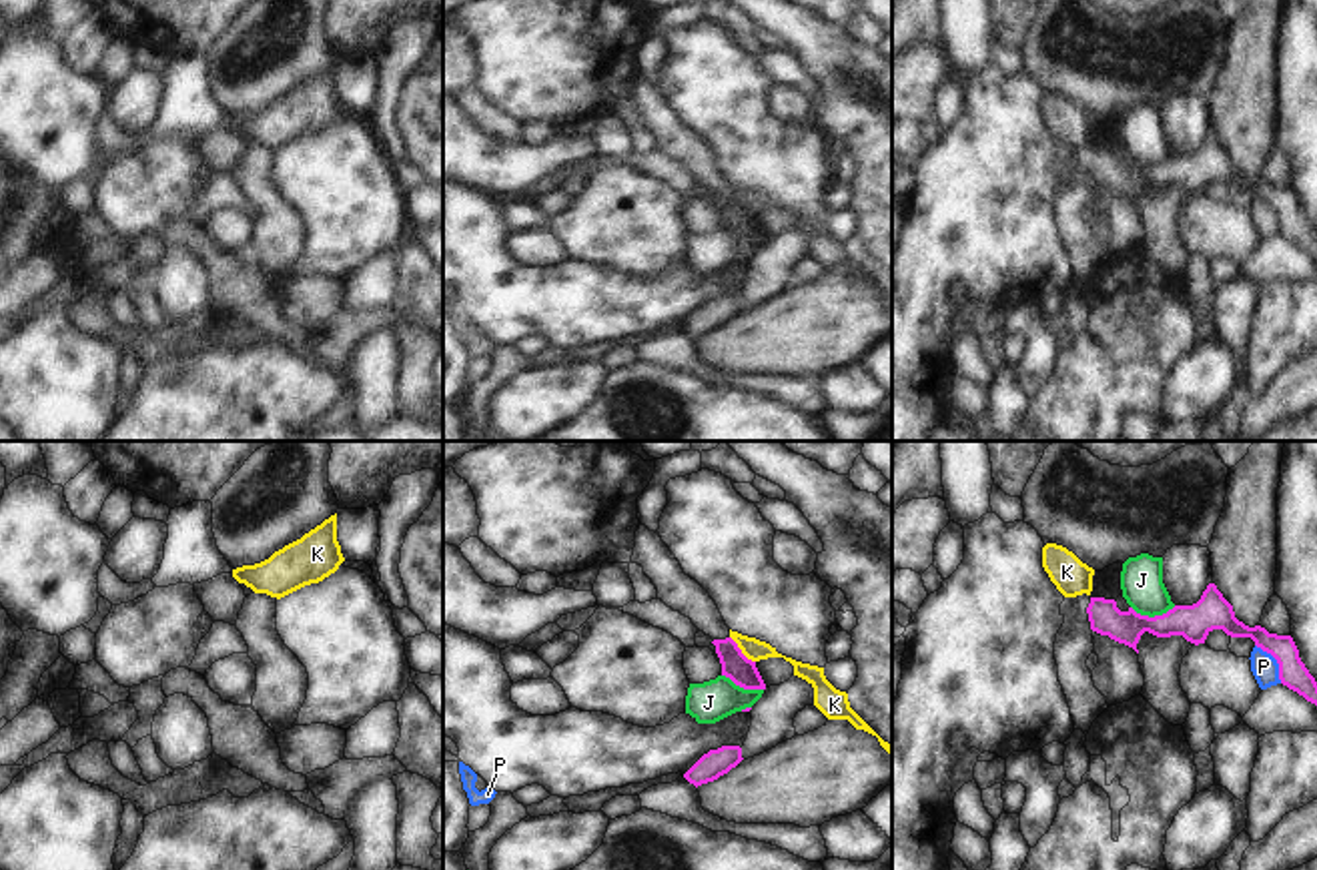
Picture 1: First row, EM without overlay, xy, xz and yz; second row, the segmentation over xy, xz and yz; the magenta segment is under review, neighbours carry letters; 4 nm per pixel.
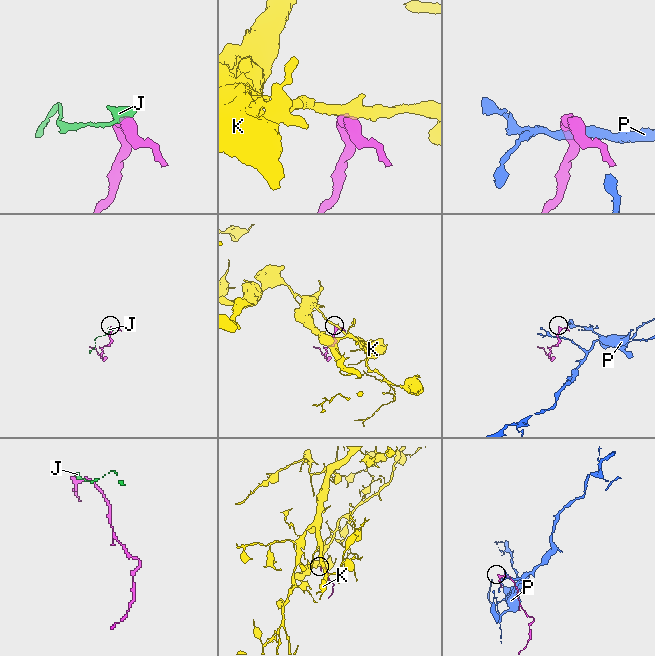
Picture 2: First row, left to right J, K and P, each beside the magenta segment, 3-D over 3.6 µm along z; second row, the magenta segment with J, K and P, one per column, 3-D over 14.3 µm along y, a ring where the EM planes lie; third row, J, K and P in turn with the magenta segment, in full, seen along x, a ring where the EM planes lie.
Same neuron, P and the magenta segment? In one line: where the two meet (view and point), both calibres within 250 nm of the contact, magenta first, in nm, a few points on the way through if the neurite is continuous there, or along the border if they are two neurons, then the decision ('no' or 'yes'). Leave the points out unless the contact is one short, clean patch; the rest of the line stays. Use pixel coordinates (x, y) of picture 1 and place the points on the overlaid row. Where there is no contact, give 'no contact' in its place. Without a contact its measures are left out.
yz (1277, 662) | 120/110 nm | along yz (1255, 644), (1275, 660), (1281, 682) | no

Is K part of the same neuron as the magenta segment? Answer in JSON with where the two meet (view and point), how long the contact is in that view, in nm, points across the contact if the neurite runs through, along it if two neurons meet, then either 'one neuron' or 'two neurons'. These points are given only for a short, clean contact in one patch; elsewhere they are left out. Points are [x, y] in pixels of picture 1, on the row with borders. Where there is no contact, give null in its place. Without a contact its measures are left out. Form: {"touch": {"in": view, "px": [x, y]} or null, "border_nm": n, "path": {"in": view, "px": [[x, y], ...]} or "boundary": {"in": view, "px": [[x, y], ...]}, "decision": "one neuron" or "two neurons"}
{"touch": {"in": "xz", "px": [740, 650]}, "border_nm": 150, "boundary": {"in": "xz", "px": [[730, 636], [754, 662]]}, "decision": "two neurons"}

